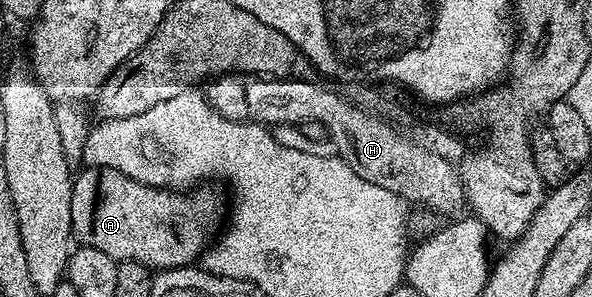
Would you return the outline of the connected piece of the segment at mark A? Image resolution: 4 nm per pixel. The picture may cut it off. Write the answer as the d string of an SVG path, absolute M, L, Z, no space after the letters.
M85 167L73 179L70 198L72 235L83 247L102 250L111 260L133 260L145 264L150 270L183 268L205 251L204 239L208 236L208 224L204 221L204 200L200 196L188 196L187 191L171 188L151 188L113 168Z

